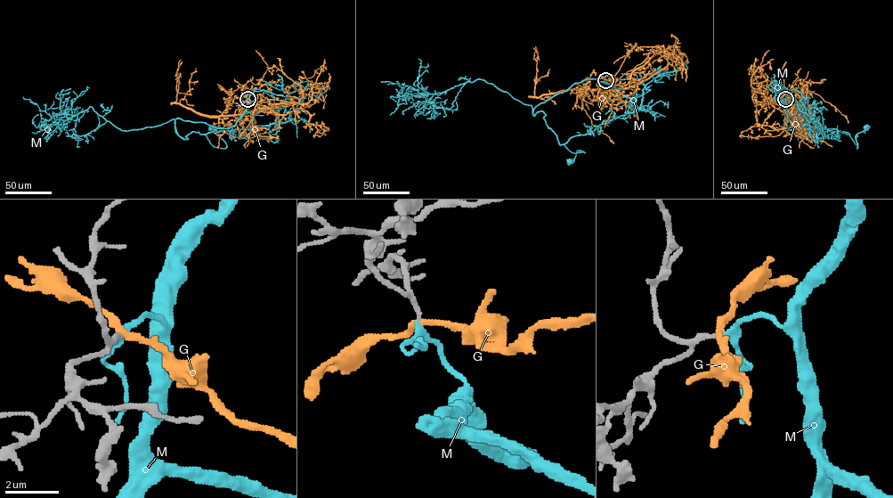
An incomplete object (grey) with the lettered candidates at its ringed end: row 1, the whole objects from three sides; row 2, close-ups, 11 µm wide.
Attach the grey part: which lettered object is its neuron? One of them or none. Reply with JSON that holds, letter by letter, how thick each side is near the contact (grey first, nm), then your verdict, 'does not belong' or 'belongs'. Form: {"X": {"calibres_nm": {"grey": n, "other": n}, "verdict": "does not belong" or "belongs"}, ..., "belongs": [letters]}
{"G": {"calibres_nm": {"grey": 190, "other": 240}, "verdict": "does not belong"}, "M": {"calibres_nm": {"grey": 190, "other": 240}, "verdict": "belongs"}, "belongs": ["M"]}

